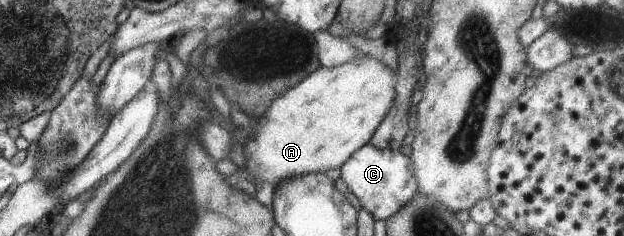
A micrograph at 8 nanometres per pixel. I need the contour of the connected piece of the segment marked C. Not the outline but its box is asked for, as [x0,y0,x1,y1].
[340,142,416,220]

